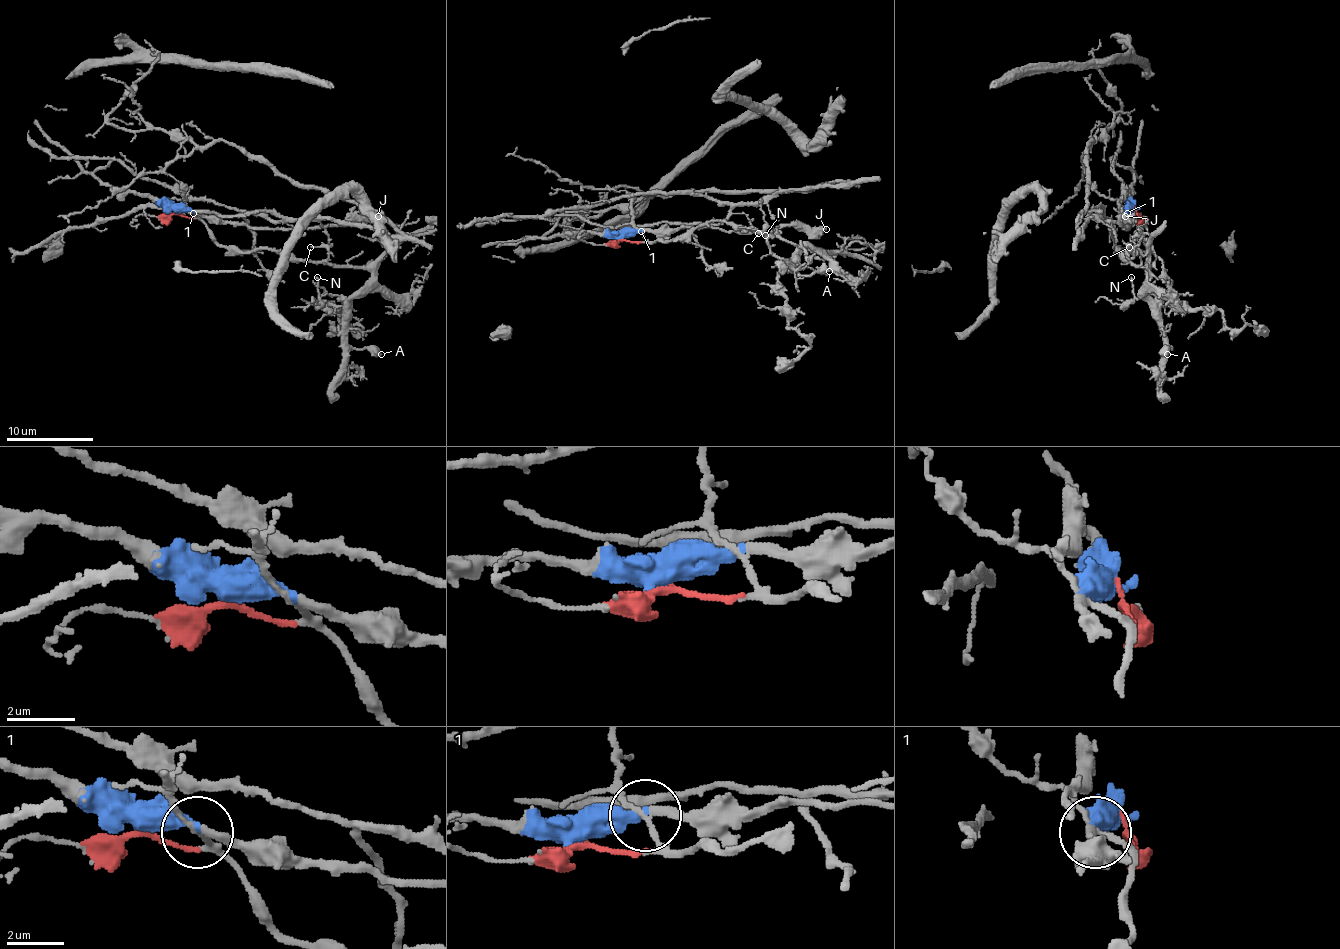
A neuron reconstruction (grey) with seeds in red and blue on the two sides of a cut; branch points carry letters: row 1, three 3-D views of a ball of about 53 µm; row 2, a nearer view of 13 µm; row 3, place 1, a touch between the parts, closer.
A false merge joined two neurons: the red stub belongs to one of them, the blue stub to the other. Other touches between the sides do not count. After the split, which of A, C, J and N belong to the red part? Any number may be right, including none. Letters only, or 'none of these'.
A, C, N

